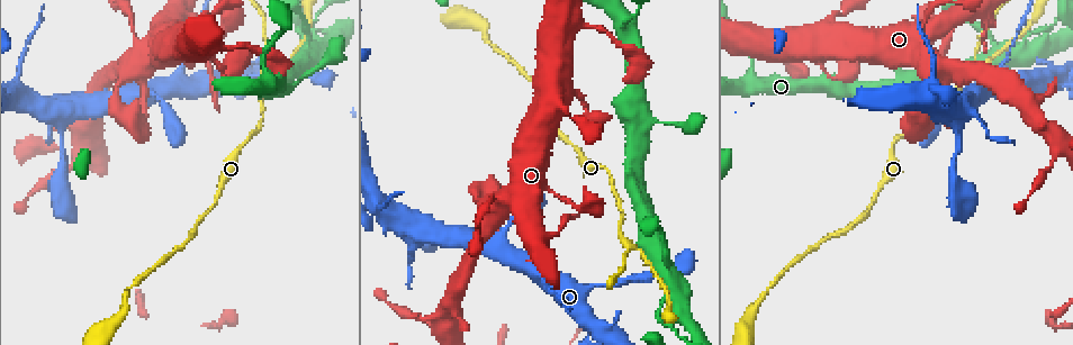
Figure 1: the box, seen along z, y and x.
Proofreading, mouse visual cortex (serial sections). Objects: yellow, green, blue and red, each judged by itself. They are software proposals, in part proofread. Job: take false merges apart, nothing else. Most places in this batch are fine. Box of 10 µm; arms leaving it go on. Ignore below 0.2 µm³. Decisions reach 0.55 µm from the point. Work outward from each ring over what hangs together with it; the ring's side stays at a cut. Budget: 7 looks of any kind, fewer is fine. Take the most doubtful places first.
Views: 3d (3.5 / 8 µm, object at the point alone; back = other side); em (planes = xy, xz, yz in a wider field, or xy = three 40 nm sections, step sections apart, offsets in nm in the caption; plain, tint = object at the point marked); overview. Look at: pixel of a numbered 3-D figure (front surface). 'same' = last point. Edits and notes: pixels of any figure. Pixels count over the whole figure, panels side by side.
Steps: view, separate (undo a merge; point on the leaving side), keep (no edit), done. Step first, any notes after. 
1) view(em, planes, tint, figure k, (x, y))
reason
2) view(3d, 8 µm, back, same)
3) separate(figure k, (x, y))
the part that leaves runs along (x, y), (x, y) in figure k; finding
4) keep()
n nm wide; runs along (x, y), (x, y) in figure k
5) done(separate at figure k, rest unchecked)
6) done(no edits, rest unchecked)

view(3d, 3.5 µm, back, figure 1, (627, 242))
branch point

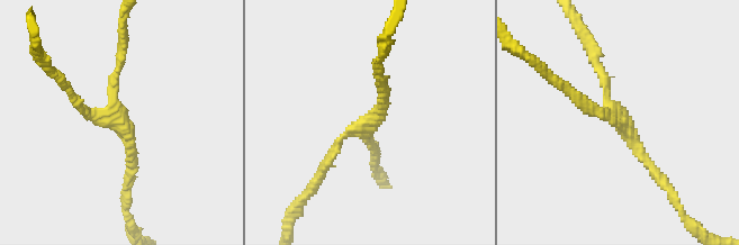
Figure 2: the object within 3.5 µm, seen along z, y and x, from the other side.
view(em, xy, step 2, tint, figure 2, (618, 118))

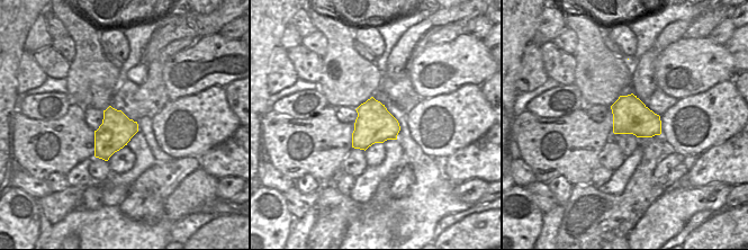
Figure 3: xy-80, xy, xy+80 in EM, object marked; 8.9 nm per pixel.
view(em, xy, step 3, tint, same)

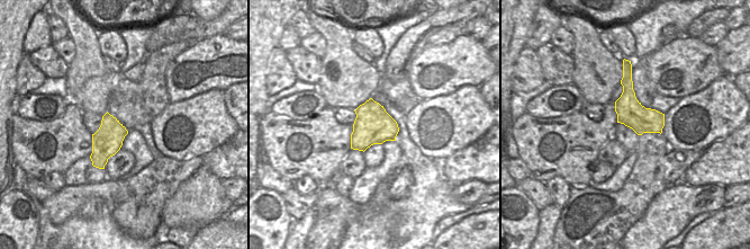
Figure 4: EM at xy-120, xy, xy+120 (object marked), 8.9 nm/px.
keep()
3 arms; arms of 150, 150, 150 nm; runs along (658, 178), (618, 119), (569, 91) in figure 2; one cell here

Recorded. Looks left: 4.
view(3d, 3.5 µm, figure 1, (180, 81))
thin arm on a thick one

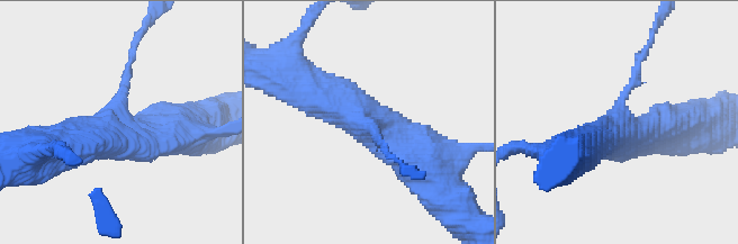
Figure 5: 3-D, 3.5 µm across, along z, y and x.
view(em, xy, step 1, tint, figure 5, (369, 124))
3 arms; arms of 100, 500, 500 nm

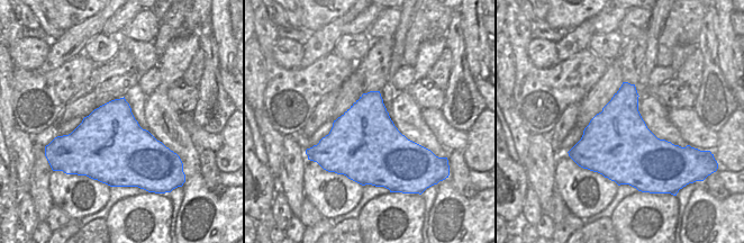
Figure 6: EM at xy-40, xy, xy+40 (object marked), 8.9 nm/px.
view(em, xy, step 5, tint, same)
cut it another way

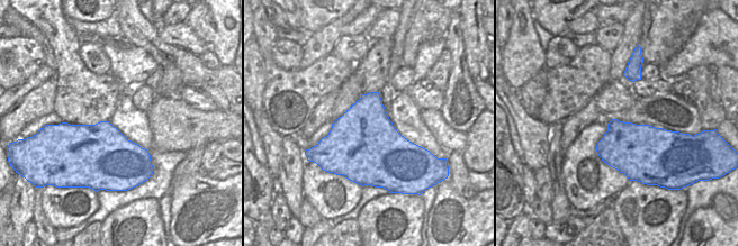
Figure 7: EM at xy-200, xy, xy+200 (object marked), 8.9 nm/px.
keep()
runs along (172, 126), (120, 136), (131, 53) in figure 5; all the same cell

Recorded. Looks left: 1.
done(no edits, rest unchecked)

